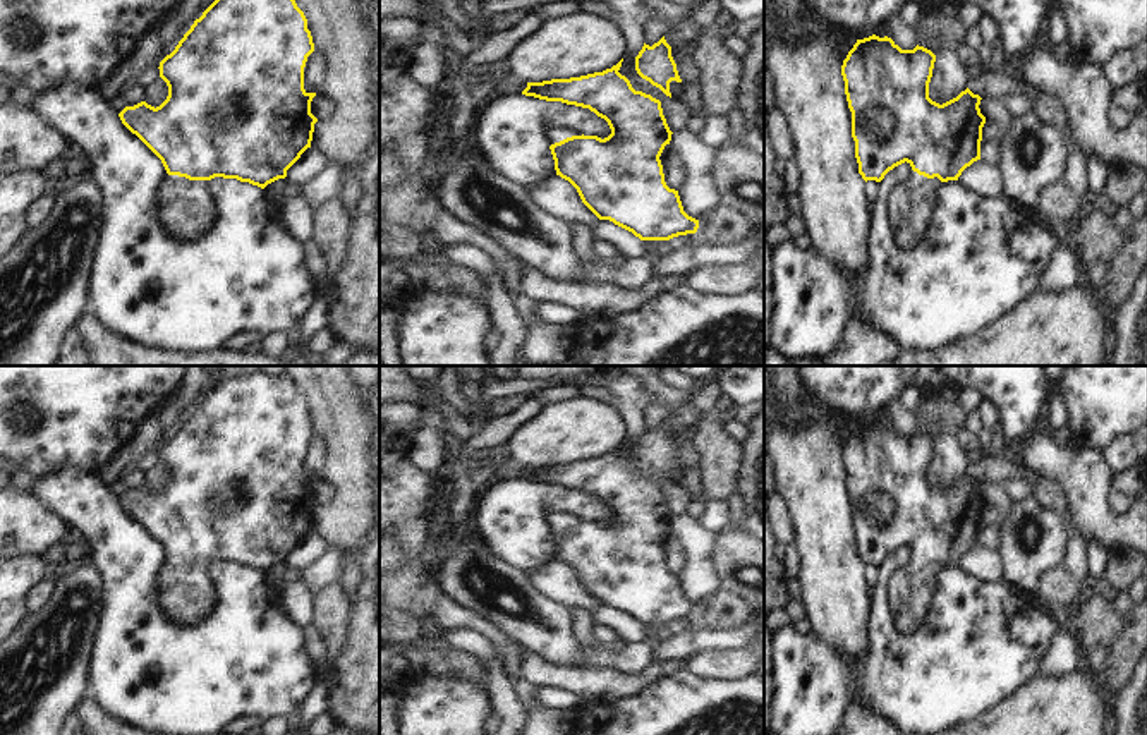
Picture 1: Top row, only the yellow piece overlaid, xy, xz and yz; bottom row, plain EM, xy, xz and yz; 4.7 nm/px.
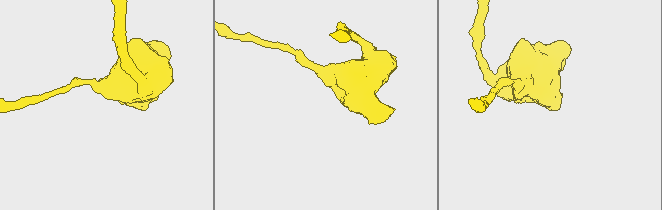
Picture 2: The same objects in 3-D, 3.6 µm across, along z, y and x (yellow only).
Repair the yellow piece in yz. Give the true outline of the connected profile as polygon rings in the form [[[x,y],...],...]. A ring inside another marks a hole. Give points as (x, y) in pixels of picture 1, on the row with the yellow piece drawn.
[[[876,34],[857,39],[841,65],[845,94],[852,112],[852,137],[855,141],[855,158],[862,179],[881,182],[884,175],[901,163],[912,167],[910,177],[889,194],[889,225],[895,240],[901,247],[913,247],[922,240],[931,227],[938,191],[943,182],[958,180],[962,172],[980,160],[980,141],[986,117],[980,113],[980,96],[968,88],[956,98],[939,105],[929,98],[936,55],[924,48],[901,50],[891,38]]]

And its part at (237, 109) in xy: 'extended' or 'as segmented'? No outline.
extended

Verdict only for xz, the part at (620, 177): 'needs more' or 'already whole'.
needs more

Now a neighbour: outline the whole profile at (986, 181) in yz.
[[[977,160],[967,167],[958,177],[958,182],[967,191],[986,199],[1001,197],[1004,191],[1004,180],[999,167],[991,167],[982,160]]]

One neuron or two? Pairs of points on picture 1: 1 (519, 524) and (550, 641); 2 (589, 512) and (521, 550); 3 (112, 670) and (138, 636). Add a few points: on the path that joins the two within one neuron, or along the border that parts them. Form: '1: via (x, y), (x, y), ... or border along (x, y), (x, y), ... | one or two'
1: border along (486, 546), (521, 570) | two
2: via (565, 502), (543, 502), (521, 526) | one
3: via (121, 662), (136, 644) | one

